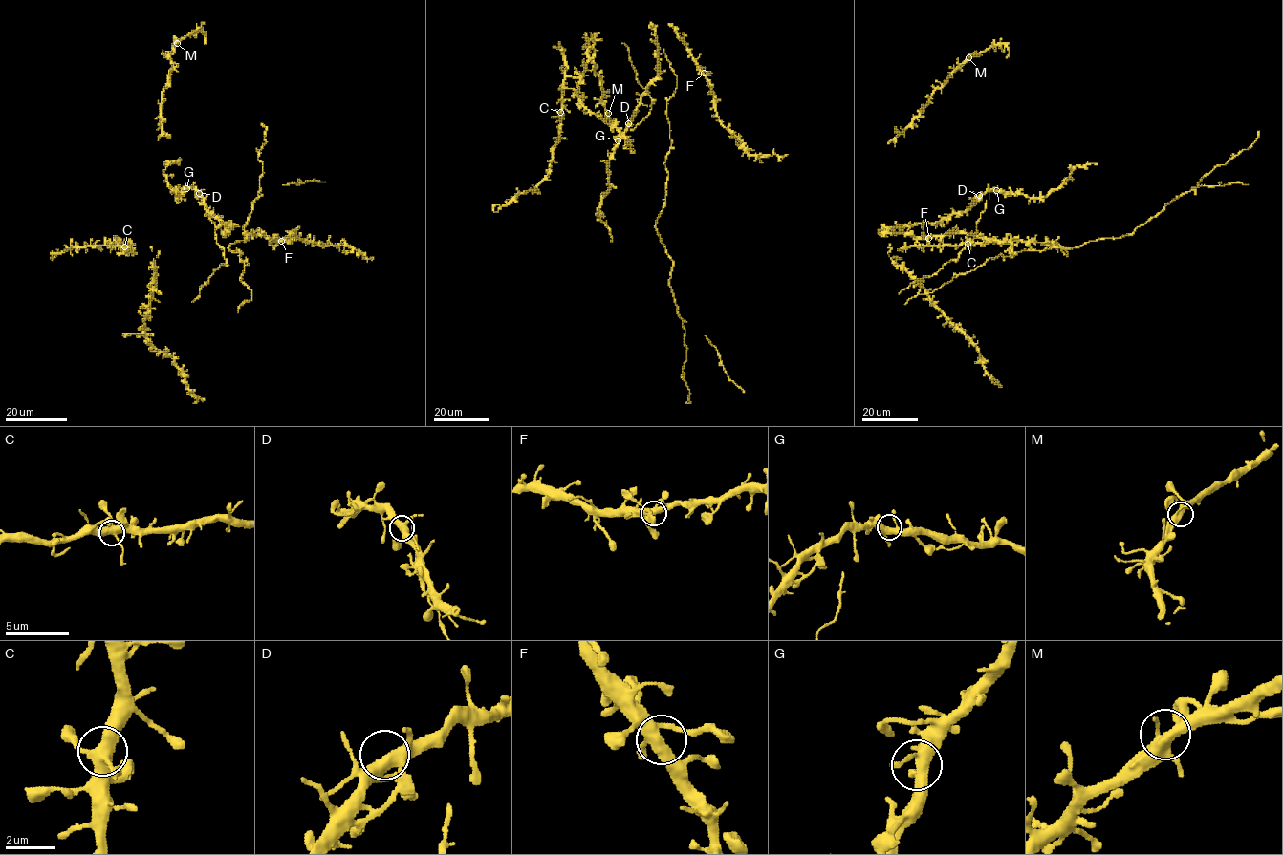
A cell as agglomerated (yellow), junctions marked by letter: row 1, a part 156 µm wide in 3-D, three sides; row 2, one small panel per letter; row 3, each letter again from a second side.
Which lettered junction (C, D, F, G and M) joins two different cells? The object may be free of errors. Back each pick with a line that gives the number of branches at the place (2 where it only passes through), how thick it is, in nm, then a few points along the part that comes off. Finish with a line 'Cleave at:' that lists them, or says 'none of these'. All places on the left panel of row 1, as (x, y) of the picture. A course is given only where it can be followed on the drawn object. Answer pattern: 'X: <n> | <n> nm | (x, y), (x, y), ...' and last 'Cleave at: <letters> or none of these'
Cleave at: none of these

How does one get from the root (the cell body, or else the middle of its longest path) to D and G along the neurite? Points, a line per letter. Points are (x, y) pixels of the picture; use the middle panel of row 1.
D: (646, 117), (632, 130), (628, 123)
G: (646, 117), (634, 129), (631, 130), (630, 125), (618, 140)

